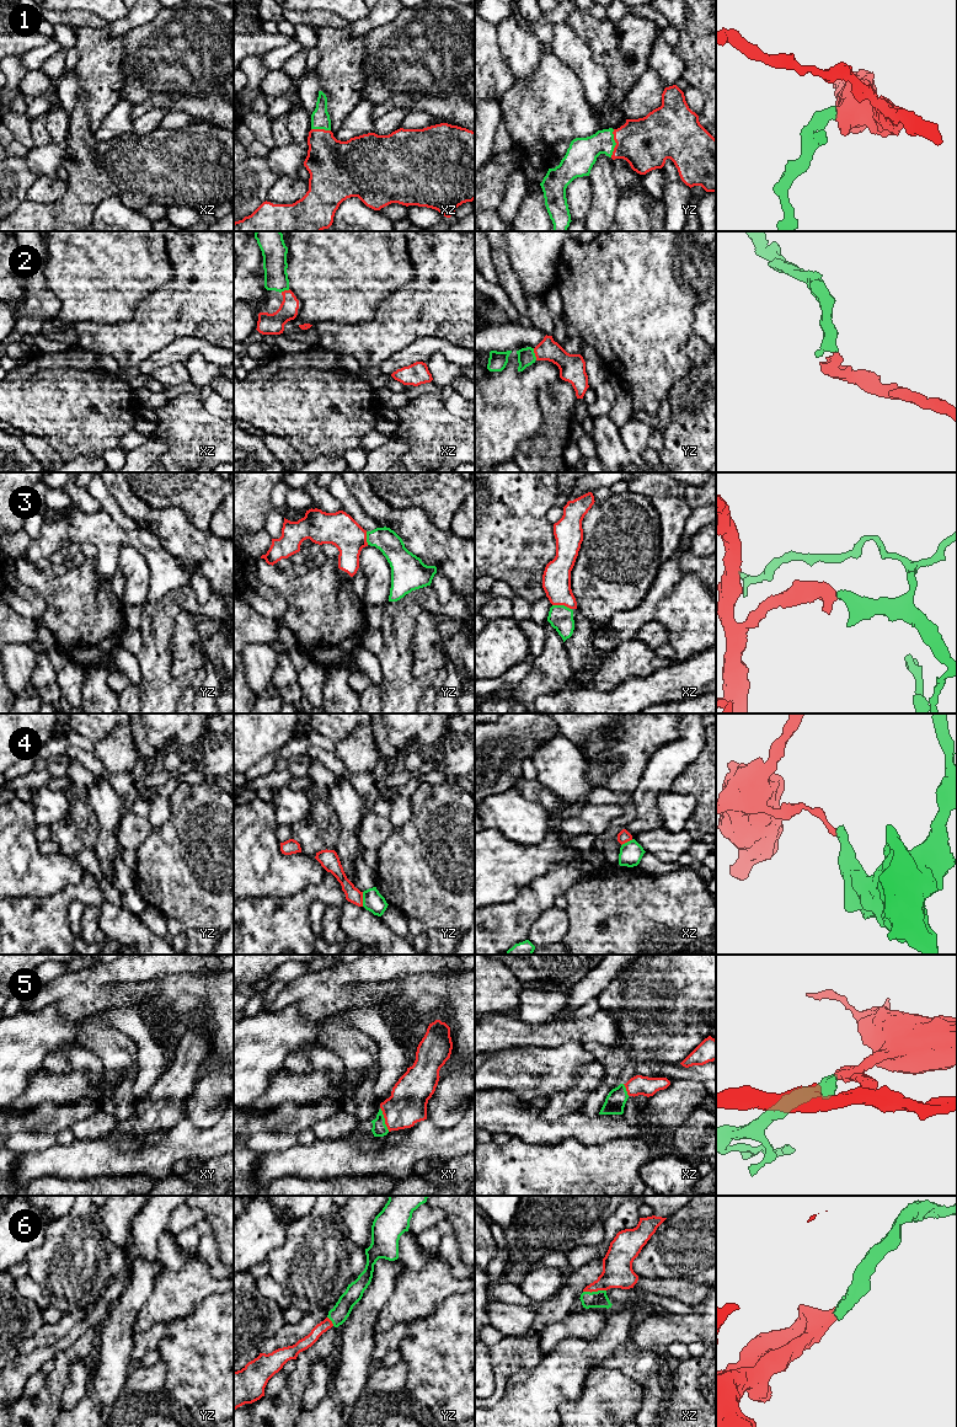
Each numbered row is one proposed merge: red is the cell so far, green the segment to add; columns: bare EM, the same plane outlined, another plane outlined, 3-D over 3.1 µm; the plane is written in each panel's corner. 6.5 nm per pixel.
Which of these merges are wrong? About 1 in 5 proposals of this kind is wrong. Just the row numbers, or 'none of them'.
4

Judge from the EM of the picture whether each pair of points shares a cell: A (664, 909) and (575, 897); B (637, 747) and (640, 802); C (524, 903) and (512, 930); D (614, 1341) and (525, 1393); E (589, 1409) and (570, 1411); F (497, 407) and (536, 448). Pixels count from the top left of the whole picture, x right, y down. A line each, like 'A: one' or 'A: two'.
A: one
B: two
C: one
D: one
E: one
F: two

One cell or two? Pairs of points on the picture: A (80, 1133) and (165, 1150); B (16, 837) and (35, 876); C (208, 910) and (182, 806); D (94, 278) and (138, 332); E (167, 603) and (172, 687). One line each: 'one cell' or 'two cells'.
A: two cells
B: one cell
C: one cell
D: two cells
E: one cell

